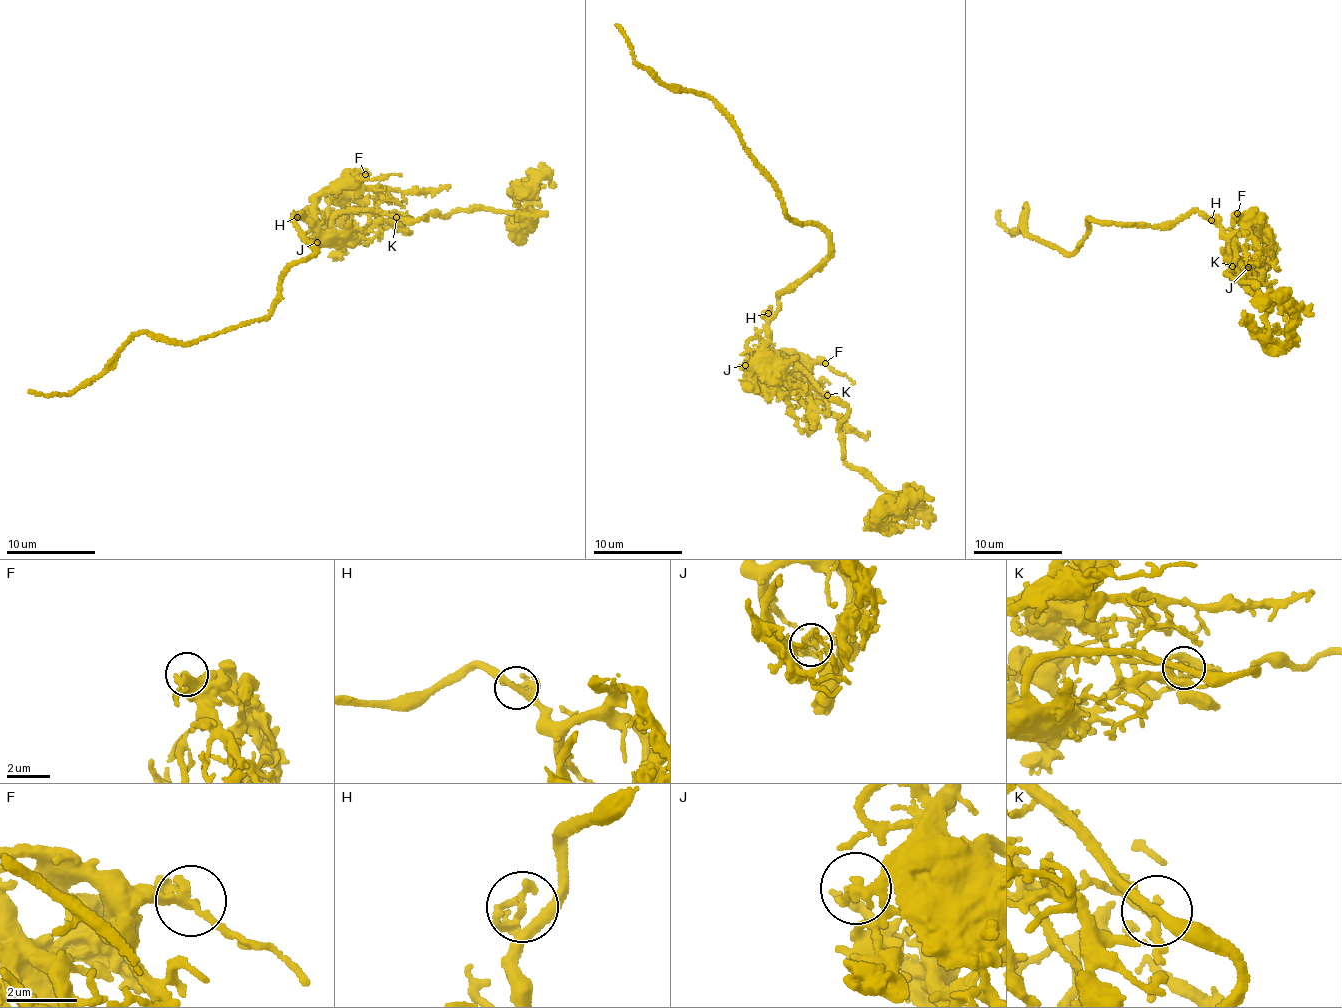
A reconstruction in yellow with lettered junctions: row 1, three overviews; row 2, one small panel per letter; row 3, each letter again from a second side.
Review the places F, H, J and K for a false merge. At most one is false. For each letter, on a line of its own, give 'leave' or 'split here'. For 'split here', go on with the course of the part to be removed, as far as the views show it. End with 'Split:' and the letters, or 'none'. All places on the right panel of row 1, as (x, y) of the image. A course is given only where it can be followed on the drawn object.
F: leave
H: leave
J: leave
K: leave
Split: none

